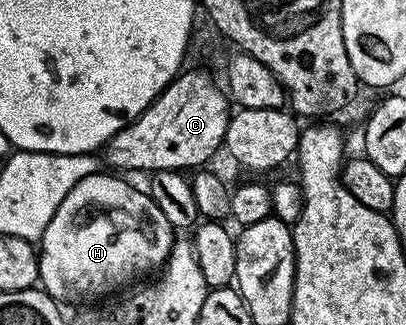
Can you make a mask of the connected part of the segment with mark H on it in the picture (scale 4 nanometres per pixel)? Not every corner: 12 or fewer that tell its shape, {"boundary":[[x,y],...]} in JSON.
{"boundary":[[108,173],[65,196],[38,245],[64,305],[156,271],[173,229]]}

